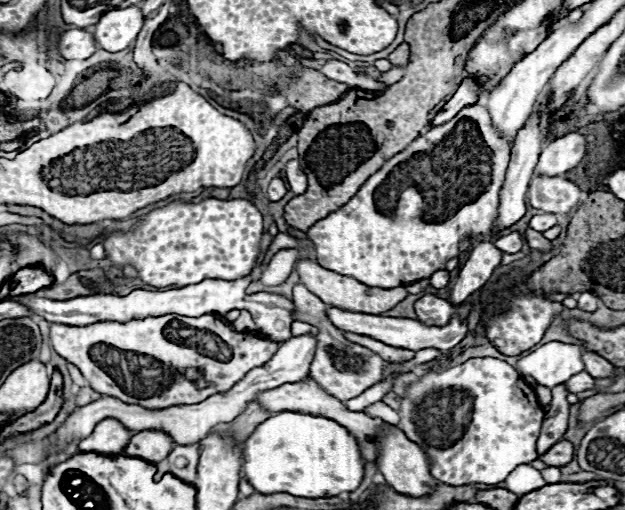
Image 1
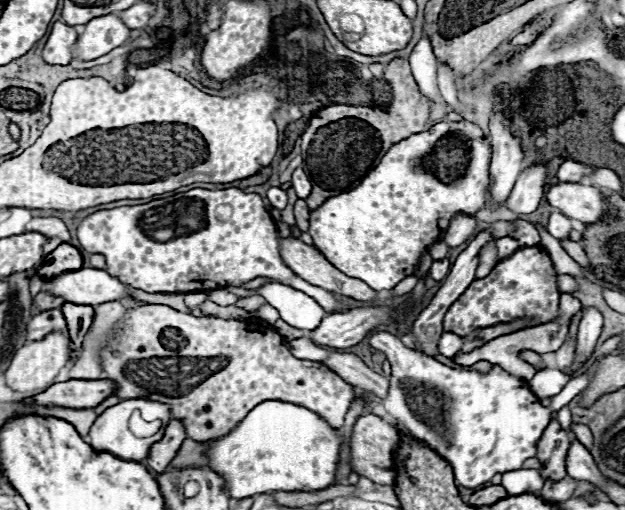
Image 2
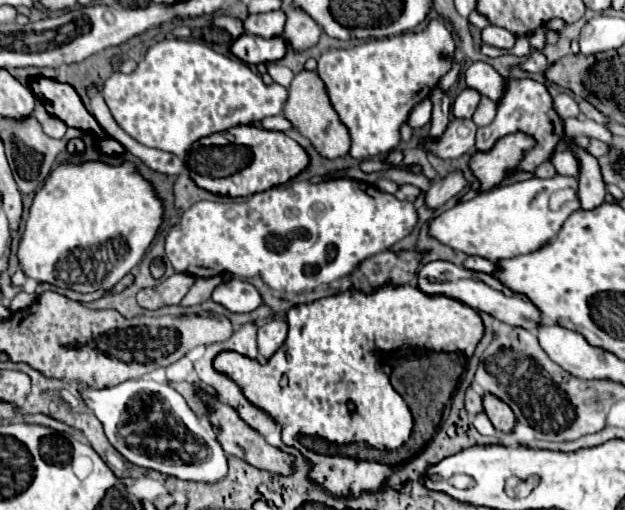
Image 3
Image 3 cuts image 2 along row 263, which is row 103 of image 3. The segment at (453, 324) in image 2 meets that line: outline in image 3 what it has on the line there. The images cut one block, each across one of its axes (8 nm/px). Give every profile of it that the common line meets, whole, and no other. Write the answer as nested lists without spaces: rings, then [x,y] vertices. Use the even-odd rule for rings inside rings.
[[[510,78],[508,84],[506,84],[504,98],[498,102],[496,120],[490,126],[478,128],[476,150],[478,152],[490,152],[500,138],[504,138],[504,136],[508,136],[512,132],[524,132],[524,134],[530,134],[536,140],[536,146],[524,154],[522,162],[518,162],[518,166],[514,168],[514,172],[534,172],[534,168],[540,162],[544,162],[546,158],[552,156],[556,144],[564,136],[564,124],[562,124],[562,118],[554,112],[552,98],[550,98],[550,94],[548,94],[548,90],[546,90],[544,84],[534,82],[530,78],[524,78],[524,80]]]

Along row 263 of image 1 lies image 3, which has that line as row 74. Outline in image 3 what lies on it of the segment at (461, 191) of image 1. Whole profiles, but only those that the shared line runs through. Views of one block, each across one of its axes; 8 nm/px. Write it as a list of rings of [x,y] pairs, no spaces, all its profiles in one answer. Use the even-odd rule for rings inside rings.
[[[430,20],[422,32],[408,32],[394,38],[370,40],[352,48],[328,50],[318,60],[318,76],[326,84],[326,92],[332,108],[336,110],[340,122],[350,134],[350,156],[358,160],[368,160],[374,156],[386,156],[400,144],[400,128],[408,122],[412,108],[424,98],[432,96],[438,80],[450,72],[456,62],[456,40],[452,30],[442,20]]]

